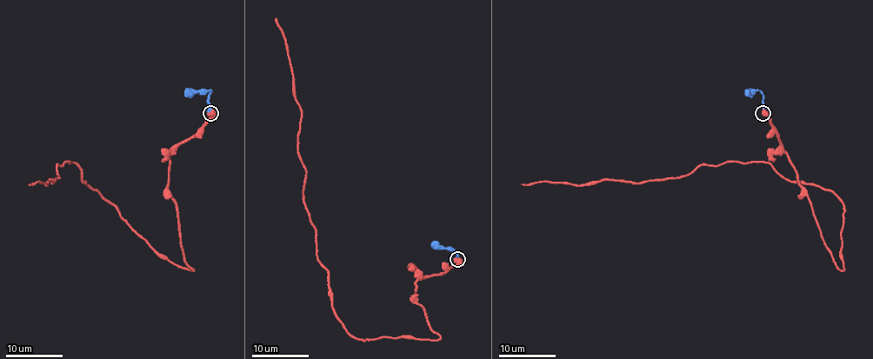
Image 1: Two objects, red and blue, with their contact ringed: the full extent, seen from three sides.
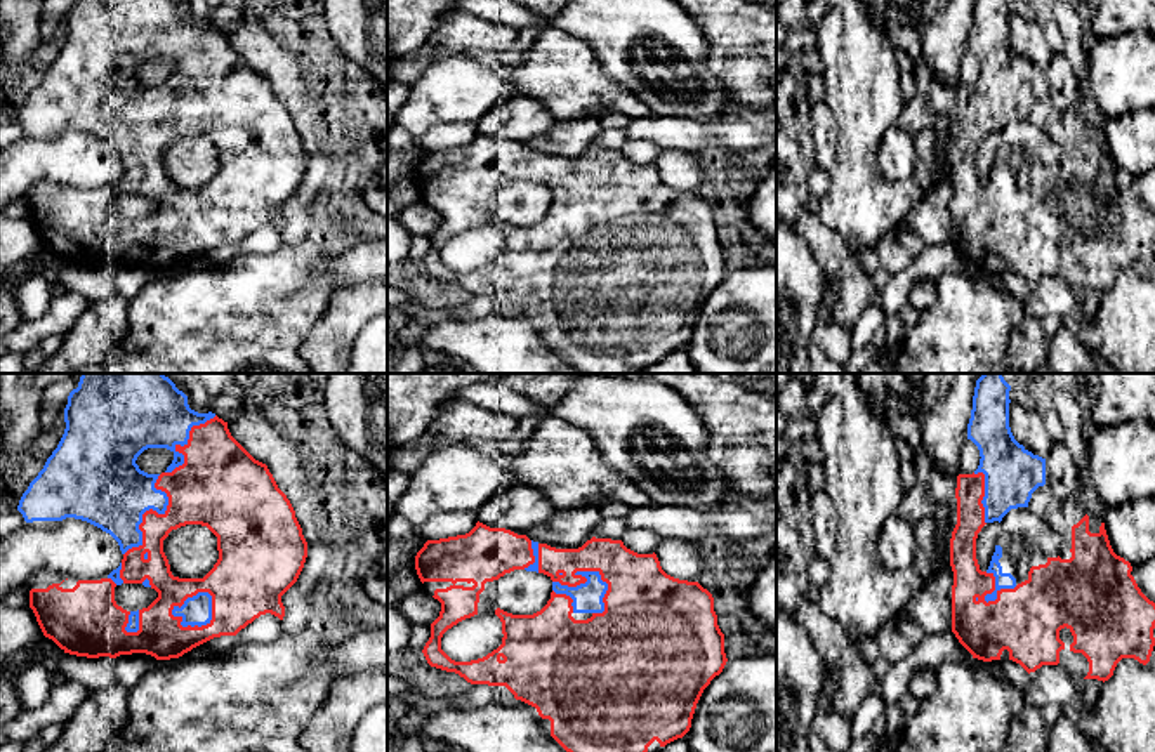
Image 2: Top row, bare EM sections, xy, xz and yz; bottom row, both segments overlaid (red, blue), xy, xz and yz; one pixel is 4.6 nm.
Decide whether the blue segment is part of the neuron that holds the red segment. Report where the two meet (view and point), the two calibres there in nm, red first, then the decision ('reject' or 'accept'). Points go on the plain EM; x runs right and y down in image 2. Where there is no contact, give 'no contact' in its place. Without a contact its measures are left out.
xz (587, 181) | 280/140 nm | accept

